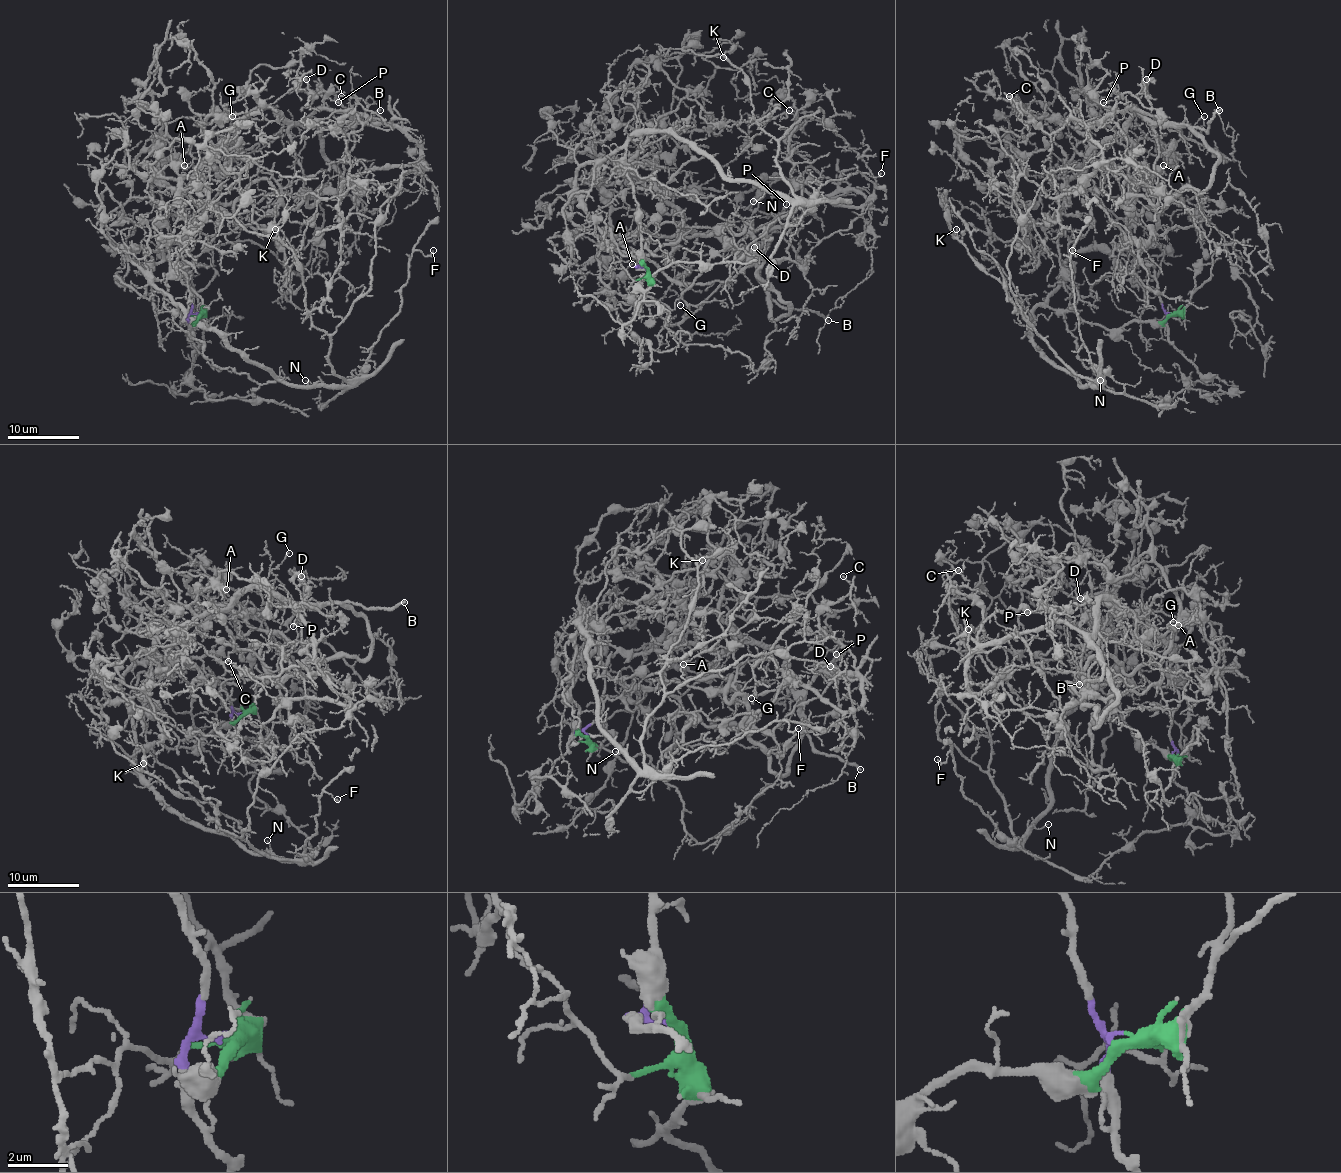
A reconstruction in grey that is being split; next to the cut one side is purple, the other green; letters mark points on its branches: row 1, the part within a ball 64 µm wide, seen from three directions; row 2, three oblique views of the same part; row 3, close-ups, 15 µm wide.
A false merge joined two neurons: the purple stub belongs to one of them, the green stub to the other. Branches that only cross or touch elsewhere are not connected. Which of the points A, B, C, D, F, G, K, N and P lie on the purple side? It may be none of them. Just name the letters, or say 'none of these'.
A, B, C, D, G, P

